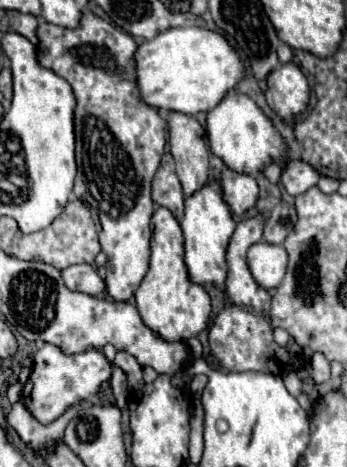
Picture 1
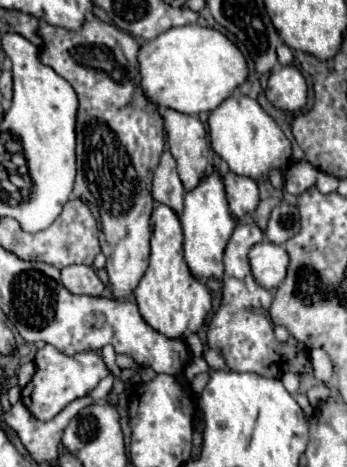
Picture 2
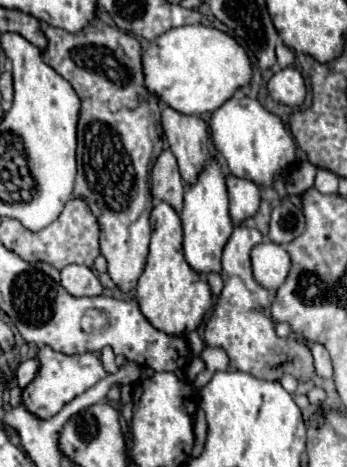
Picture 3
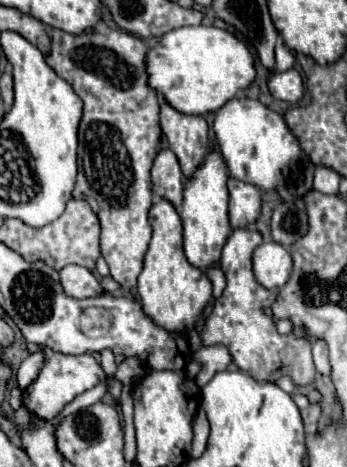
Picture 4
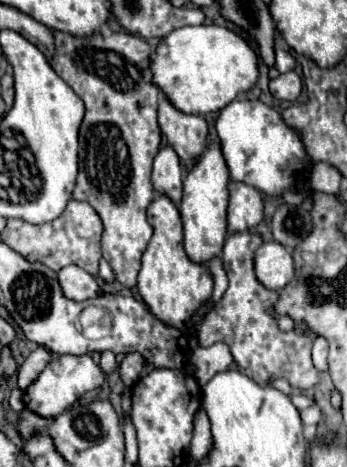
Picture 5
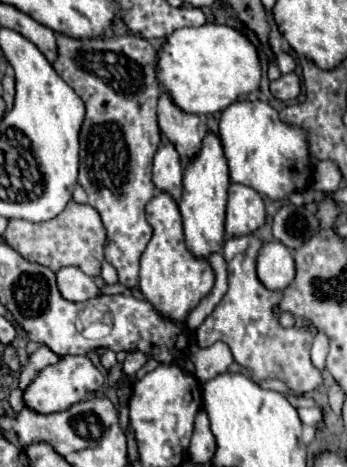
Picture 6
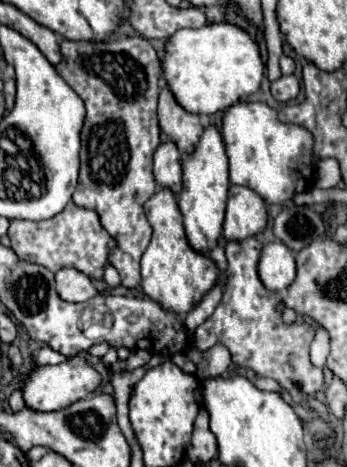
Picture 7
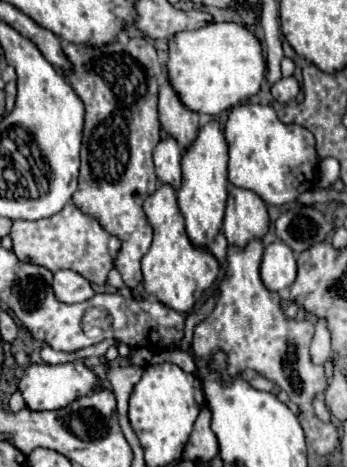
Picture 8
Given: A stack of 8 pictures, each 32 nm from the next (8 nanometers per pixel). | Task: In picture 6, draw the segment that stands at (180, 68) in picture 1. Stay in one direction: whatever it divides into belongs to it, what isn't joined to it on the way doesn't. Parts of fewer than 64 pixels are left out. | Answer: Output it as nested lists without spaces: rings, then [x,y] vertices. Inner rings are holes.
[[[204,24],[200,28],[180,28],[162,44],[158,56],[158,82],[172,92],[172,100],[192,114],[222,112],[238,96],[254,92],[262,78],[256,46],[236,28],[226,24]]]

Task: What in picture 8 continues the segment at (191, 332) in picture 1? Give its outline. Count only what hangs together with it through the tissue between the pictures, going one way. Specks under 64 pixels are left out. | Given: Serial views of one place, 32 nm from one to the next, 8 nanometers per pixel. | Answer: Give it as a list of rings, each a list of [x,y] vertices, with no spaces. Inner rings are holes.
[[[162,184],[154,194],[146,198],[144,212],[154,228],[152,246],[142,260],[144,288],[148,294],[154,294],[164,306],[184,314],[208,288],[214,286],[220,274],[220,262],[208,248],[192,244],[186,236],[184,218],[176,204],[176,192],[170,184]]]

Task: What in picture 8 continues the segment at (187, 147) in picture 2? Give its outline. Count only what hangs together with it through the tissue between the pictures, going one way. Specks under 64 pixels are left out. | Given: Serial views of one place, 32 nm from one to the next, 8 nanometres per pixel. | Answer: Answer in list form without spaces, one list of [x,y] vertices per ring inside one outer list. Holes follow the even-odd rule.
[[[164,80],[160,84],[158,112],[160,112],[160,124],[166,130],[166,134],[174,136],[182,148],[186,148],[196,138],[200,128],[198,112],[192,112],[182,104],[170,80]]]

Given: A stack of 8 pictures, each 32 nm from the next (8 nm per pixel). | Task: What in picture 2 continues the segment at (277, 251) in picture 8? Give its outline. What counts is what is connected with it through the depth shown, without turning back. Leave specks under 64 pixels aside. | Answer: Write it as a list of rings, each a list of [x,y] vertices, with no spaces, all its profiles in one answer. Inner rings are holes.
[[[260,242],[252,246],[250,250],[250,268],[254,274],[254,280],[266,288],[278,288],[288,272],[288,252],[280,244],[272,242]]]

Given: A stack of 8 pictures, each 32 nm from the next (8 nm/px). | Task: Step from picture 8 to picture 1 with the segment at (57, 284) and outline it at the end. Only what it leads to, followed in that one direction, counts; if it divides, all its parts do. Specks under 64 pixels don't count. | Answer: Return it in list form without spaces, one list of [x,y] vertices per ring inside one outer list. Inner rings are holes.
[[[76,264],[62,270],[64,284],[74,290],[88,296],[102,296],[106,290],[106,284],[96,274],[96,268],[90,264]]]

